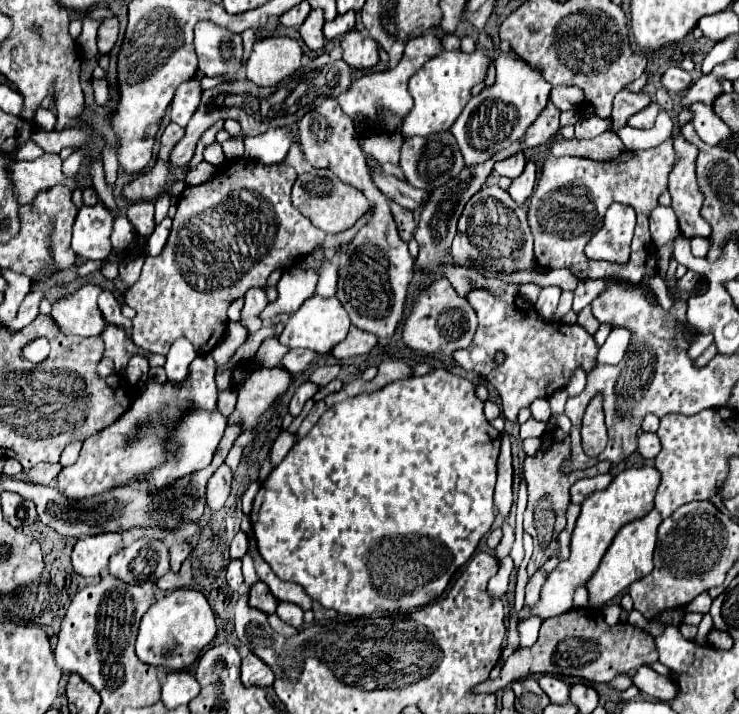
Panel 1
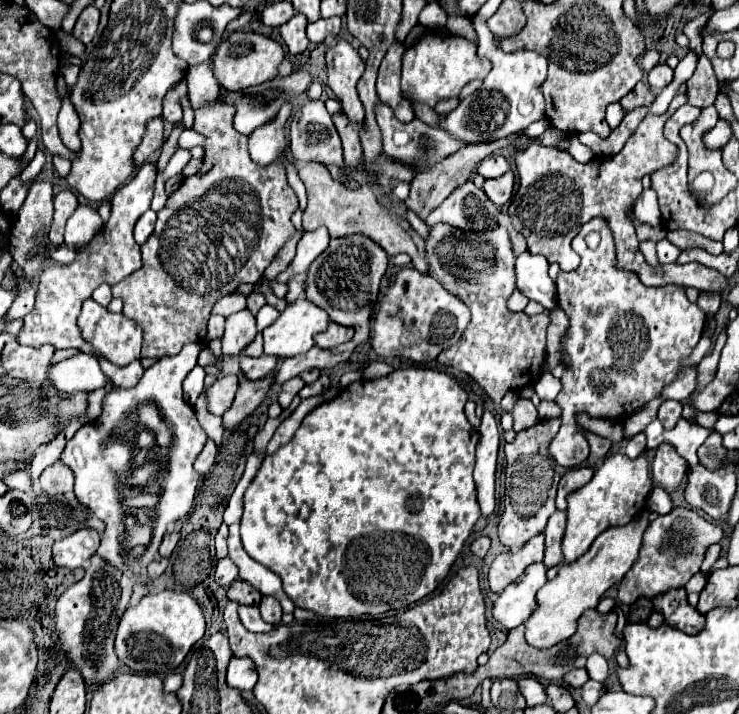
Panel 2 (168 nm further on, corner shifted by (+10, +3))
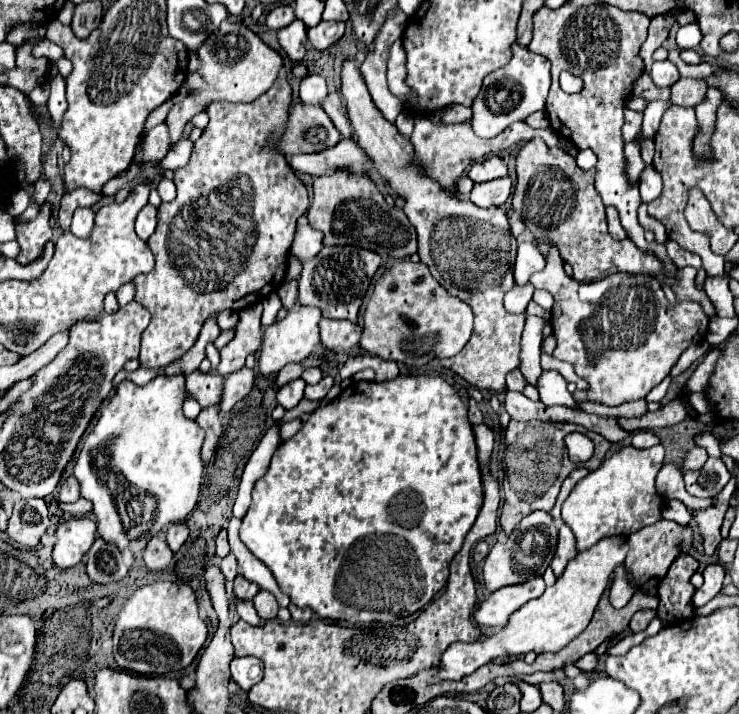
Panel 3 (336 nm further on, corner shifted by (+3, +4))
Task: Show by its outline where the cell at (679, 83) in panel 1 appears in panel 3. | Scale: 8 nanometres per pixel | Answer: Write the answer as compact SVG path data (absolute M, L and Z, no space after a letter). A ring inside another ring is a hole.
M670 60L654 62L652 68L650 68L650 76L652 76L656 86L672 86L680 78L678 68Z

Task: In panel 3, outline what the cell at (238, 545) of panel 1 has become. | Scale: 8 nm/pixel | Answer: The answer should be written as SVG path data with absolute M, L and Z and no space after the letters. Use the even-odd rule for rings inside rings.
M222 530L222 532L218 534L218 538L216 538L216 556L218 556L218 558L224 558L224 556L228 556L228 552L230 552L228 532Z

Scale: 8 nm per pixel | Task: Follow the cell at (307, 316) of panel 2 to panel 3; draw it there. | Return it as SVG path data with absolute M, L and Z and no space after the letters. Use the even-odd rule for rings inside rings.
M300 306L298 310L292 308L286 318L274 322L264 330L260 354L258 354L258 368L262 374L276 374L282 366L290 362L300 362L308 358L312 352L316 352L316 346L320 344L318 334L318 322L322 320L322 312L316 306Z

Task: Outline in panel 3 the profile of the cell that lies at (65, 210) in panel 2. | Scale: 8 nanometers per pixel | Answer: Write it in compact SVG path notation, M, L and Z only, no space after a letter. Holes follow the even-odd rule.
M86 188L64 192L62 202L60 202L60 210L58 210L58 224L60 224L60 228L64 232L70 230L70 220L72 220L74 210L76 208L90 208L98 200L100 200L100 196L96 196L94 192L88 192Z

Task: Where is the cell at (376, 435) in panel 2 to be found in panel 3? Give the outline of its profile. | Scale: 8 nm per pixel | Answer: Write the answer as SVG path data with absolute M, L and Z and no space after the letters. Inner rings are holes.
M396 376L394 380L386 382L352 382L330 404L314 410L298 434L278 446L268 472L252 488L252 504L242 520L240 540L272 570L278 586L290 596L292 604L300 608L308 606L320 618L334 622L390 622L402 612L412 614L422 610L434 598L434 594L446 586L448 566L454 554L462 548L464 536L476 522L482 502L482 474L472 424L468 420L468 406L462 402L454 386L440 376Z

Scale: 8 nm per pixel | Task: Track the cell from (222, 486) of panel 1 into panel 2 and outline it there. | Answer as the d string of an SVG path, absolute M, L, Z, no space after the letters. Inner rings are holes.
M207 439L205 449L199 453L199 457L197 457L197 461L195 461L195 469L197 469L197 473L205 475L205 473L215 465L215 457L217 457L215 441L213 441L213 439Z

